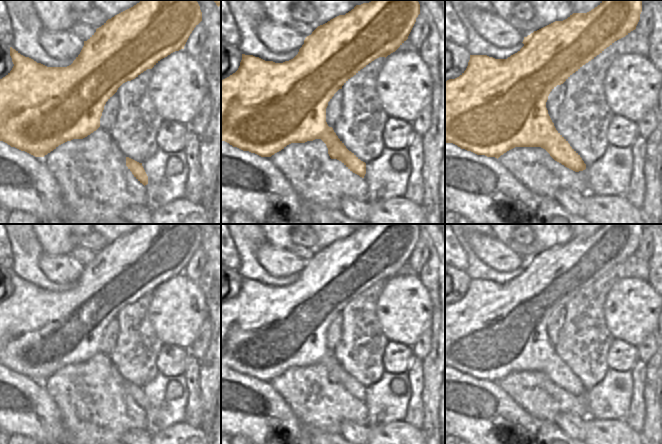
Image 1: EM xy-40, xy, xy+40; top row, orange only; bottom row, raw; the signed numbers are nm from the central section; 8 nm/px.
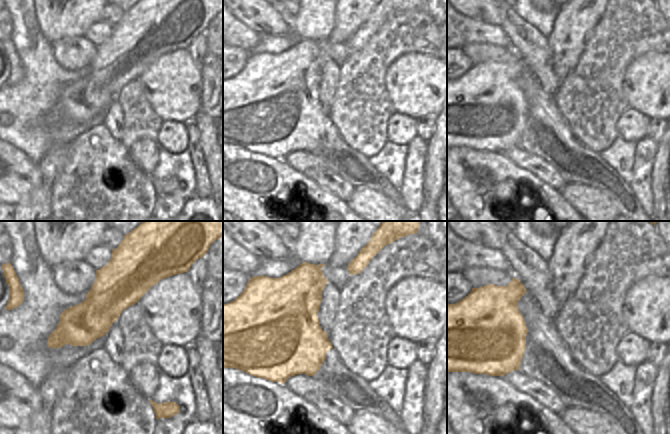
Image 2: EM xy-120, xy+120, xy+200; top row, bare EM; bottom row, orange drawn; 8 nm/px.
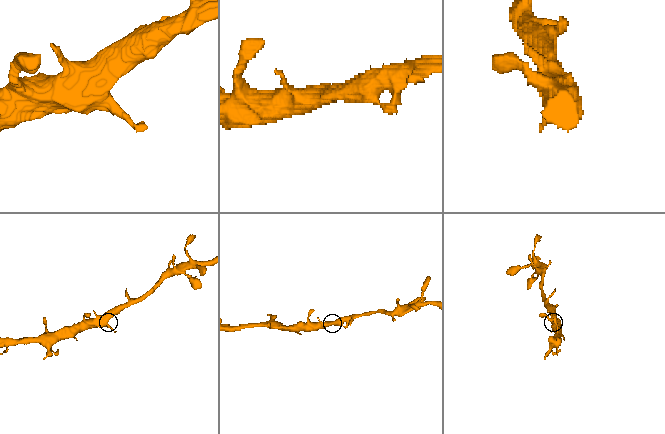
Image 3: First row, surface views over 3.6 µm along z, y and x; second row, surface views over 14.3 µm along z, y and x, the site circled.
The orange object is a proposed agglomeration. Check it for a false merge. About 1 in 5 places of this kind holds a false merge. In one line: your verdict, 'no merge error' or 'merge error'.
no merge error

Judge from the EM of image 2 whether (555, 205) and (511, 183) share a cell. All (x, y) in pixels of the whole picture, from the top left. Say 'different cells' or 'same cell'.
same cell

